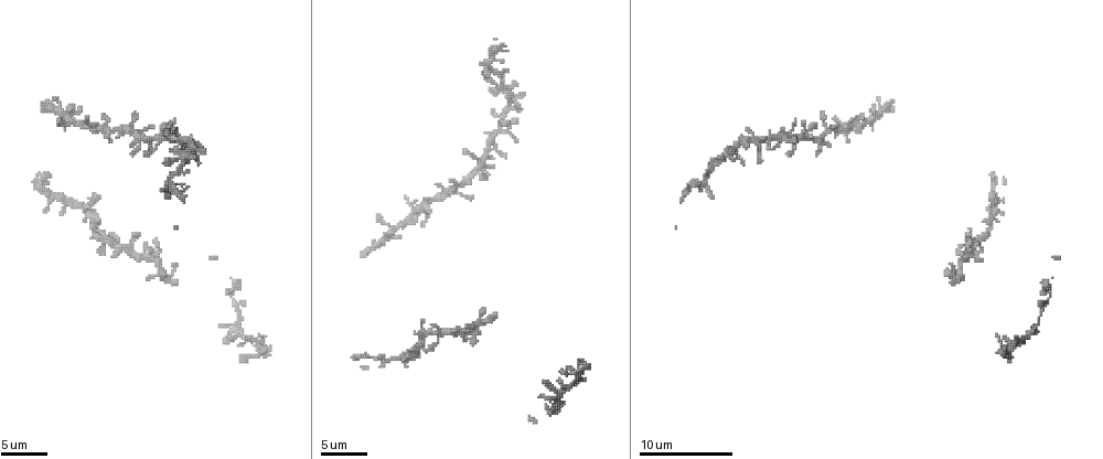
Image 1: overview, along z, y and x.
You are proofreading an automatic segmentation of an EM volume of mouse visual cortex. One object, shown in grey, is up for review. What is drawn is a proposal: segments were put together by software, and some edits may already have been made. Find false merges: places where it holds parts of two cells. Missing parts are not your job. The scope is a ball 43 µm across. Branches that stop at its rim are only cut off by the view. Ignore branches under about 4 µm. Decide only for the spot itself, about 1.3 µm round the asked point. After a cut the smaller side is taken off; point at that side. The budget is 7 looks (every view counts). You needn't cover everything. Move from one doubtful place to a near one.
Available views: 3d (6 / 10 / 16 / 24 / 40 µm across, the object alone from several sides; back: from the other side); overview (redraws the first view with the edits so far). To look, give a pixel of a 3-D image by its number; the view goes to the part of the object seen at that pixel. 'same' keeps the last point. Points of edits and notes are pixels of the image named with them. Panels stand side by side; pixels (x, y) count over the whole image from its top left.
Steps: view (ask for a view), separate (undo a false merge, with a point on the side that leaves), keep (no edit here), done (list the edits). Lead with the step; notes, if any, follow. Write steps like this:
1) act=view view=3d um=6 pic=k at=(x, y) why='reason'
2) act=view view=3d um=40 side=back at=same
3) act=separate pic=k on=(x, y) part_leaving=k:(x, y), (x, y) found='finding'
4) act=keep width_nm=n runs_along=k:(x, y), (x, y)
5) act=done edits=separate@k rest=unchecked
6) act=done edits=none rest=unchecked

act=view view=3d um=16 pic=1 at=(862, 121) why='a narrow waist'

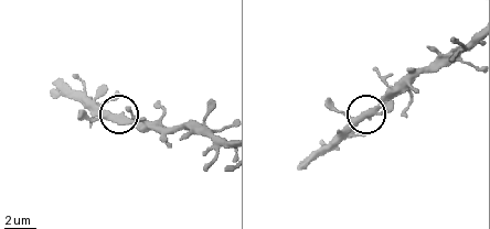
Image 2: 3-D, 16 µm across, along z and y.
act=keep found='all the same cell'

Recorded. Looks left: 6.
act=view view=3d um=10 pic=1 at=(151, 259) why='a fork'

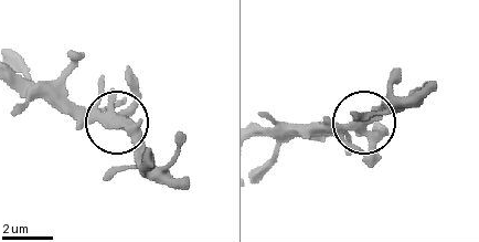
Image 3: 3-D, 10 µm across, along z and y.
act=keep side_arm_um=12 found='one cell here'

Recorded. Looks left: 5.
act=view view=3d um=10 pic=1 at=(995, 211) why='narrows sharply'

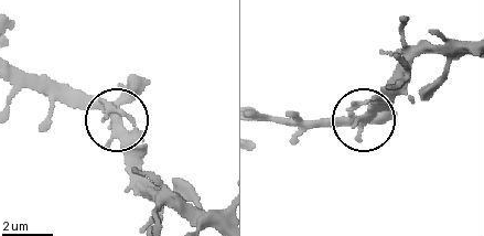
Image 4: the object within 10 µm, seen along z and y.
act=view view=3d um=10 side=back at=same

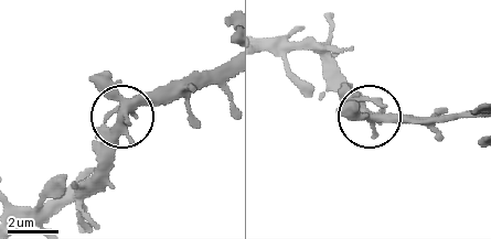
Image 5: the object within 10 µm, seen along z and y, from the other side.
act=keep arms=4 runs_along=5:(223, 63), (135, 100), (124, 113), (114, 151), (86, 181) found='all the same cell'

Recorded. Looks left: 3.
act=view view=3d um=16 pic=1 at=(436, 339) why='a narrow waist'

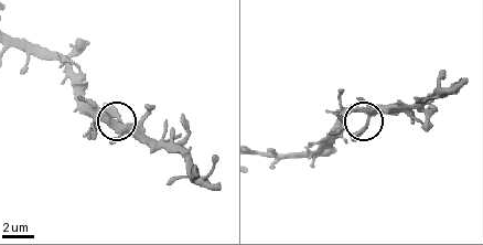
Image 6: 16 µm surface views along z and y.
act=keep width_nm=270 runs_along=6:(260, 152), (296, 156), (335, 137), (351, 139), (397, 102) found='all the same cell'

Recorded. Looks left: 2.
act=done edits=none rest=unchecked

